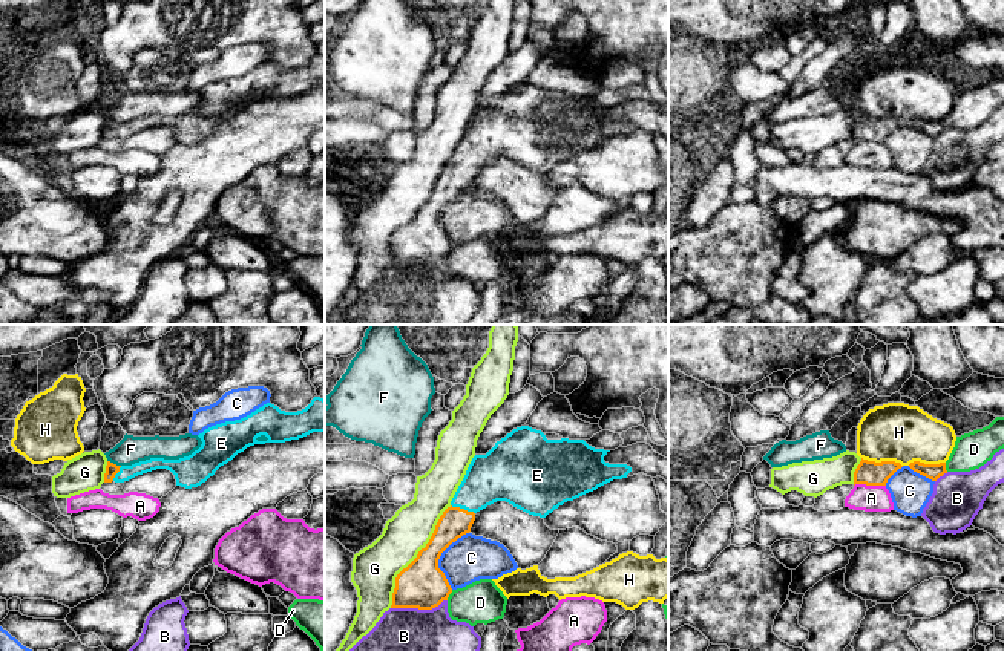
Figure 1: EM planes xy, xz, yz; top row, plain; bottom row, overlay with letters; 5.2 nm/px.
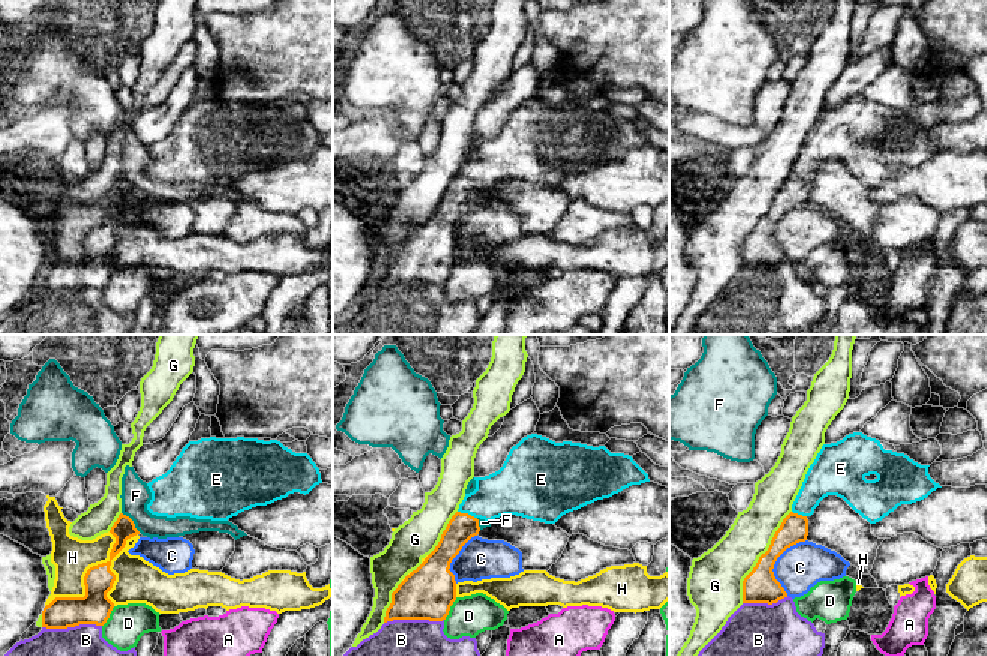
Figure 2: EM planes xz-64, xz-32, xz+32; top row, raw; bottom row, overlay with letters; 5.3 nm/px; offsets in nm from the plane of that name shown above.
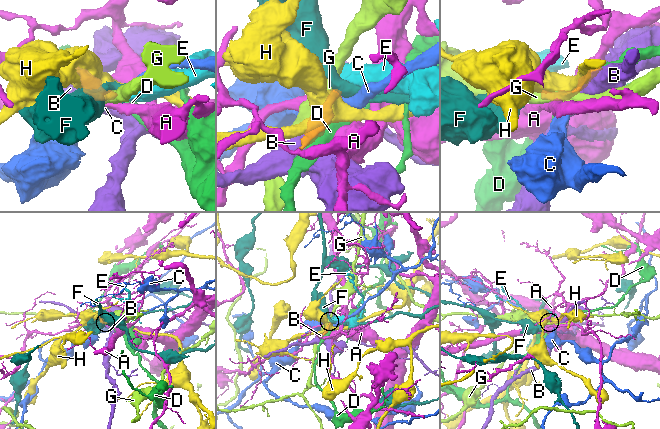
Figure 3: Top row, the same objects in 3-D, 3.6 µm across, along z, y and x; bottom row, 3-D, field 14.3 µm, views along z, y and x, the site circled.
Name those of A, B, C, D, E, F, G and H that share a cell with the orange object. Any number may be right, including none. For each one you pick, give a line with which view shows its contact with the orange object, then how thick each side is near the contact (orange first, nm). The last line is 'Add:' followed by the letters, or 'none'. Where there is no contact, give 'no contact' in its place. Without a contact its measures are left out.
E: contact in xz; calibres 160 and 260 nm
Add: E

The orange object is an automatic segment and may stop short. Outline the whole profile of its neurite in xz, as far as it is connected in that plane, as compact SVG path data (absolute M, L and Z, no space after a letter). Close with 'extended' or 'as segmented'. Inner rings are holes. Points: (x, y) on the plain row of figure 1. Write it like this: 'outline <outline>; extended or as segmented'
outline M521 83L497 98L486 112L475 112L451 162L440 173L429 199L397 231L391 265L432 267L448 257L452 245L438 225L438 216L452 199L471 188L475 170L487 162L506 158L529 172L546 175L567 158L593 149L613 136L627 135L632 124L605 119L604 113L609 109L595 106L584 97L547 97L541 87Z; extended

